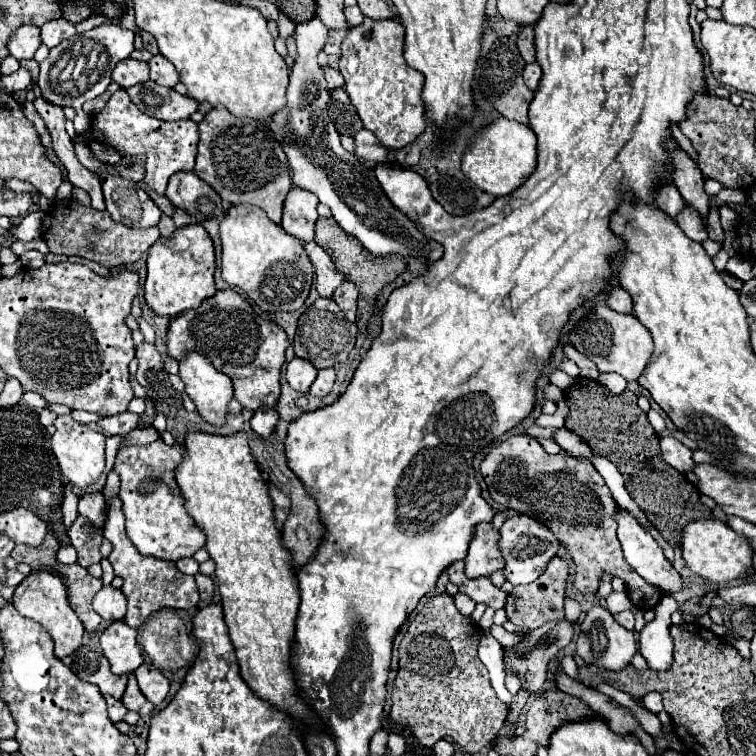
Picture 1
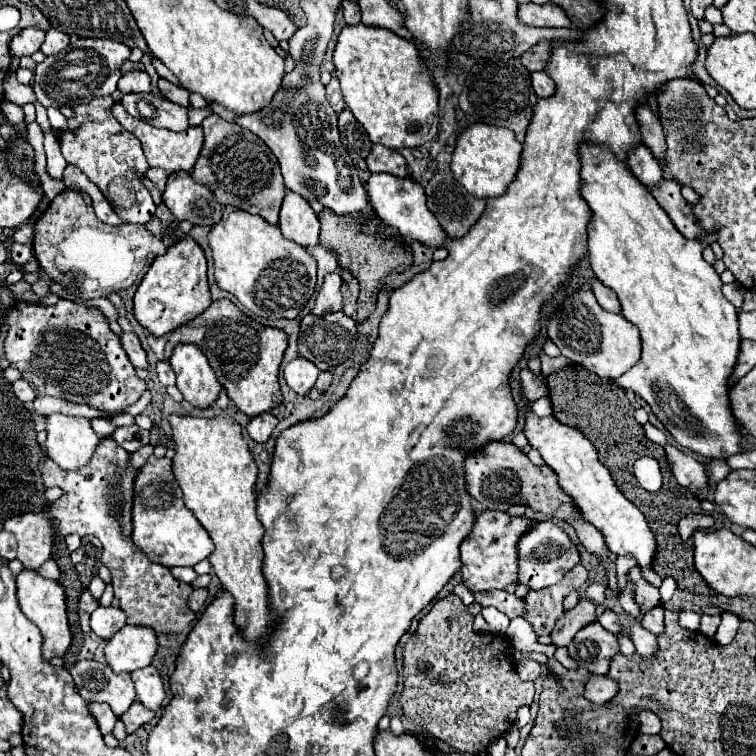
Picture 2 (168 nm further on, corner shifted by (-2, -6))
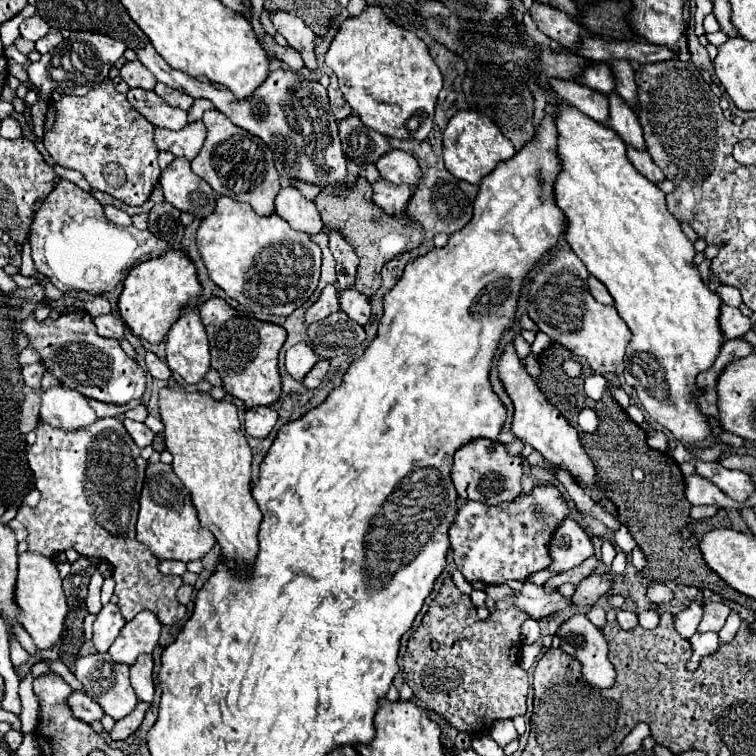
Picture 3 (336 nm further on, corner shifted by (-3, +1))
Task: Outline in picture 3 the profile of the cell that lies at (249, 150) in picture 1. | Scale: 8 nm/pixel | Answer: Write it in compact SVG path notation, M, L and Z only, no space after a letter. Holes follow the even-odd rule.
M209 110L203 114L207 126L207 138L201 152L191 162L191 168L201 176L219 196L227 196L237 202L247 202L259 216L275 212L273 200L279 192L279 174L273 164L273 154L267 144L249 134L247 130L237 128L225 114L219 110Z

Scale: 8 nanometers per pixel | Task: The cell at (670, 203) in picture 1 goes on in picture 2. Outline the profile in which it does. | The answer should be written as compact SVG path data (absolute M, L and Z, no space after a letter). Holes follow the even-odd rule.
M646 145L636 147L634 151L630 151L628 167L634 173L634 177L648 189L660 187L660 183L664 179L660 163L654 159L654 155L650 155L650 149Z

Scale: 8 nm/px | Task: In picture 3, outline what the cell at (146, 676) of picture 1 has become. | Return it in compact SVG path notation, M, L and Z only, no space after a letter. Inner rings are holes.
M141 654L131 666L131 686L141 702L153 702L153 658L151 654Z

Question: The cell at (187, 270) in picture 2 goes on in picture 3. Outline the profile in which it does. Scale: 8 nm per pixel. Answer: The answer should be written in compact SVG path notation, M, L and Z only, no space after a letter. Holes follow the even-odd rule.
M169 250L165 256L147 260L127 274L123 282L123 292L117 300L119 316L133 332L133 336L147 340L149 344L159 344L165 340L171 324L179 318L179 306L189 304L191 298L201 296L201 284L193 262L179 250Z

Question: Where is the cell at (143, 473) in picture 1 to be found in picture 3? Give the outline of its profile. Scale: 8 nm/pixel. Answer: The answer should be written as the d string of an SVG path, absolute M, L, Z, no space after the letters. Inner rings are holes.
M157 462L147 466L139 504L141 510L137 520L137 540L149 546L159 560L191 562L203 558L215 546L215 536L201 526L189 490L175 476L171 464Z

